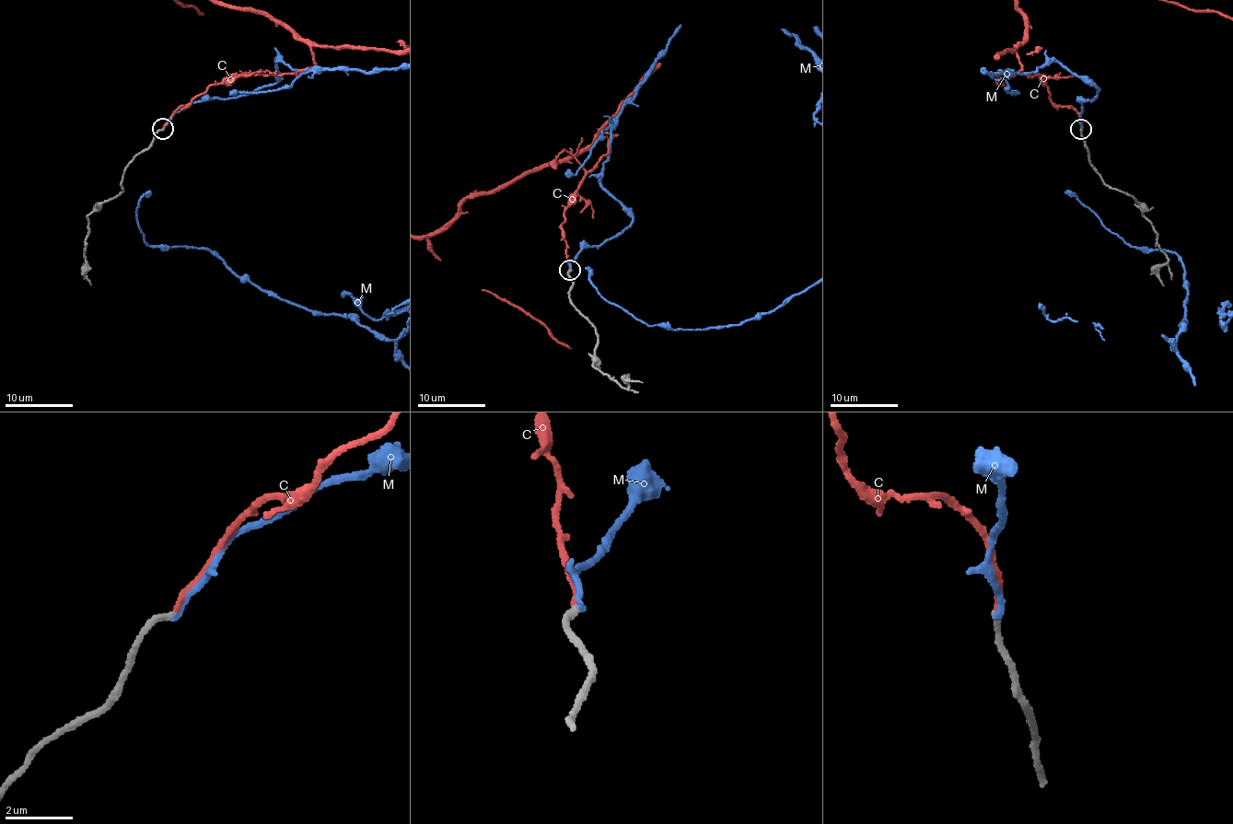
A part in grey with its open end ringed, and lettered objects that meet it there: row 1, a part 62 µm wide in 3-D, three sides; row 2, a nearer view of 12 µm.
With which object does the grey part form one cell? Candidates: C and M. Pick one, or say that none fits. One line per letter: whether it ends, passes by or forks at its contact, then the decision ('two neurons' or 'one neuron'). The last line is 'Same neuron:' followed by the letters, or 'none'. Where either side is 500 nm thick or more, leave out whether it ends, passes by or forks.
C: it ends there; one neuron
M: it ends there; two neurons
Same neuron: C

